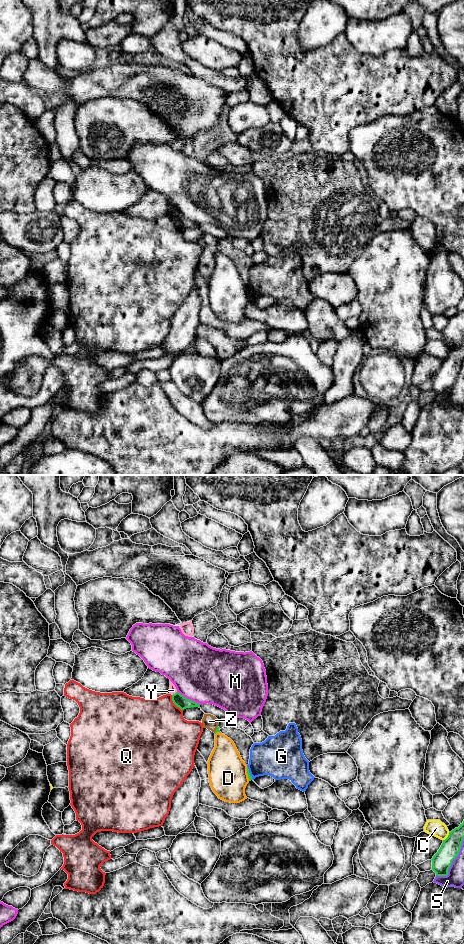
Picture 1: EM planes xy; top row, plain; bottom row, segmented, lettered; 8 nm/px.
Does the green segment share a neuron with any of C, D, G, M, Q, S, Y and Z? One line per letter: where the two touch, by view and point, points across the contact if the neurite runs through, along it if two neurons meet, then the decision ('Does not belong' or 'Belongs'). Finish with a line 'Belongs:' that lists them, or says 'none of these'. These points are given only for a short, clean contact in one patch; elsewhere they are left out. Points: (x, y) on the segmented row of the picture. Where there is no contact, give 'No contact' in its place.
C: Touches green at xy (448, 836). Boundary: xy (449, 832), (443, 840). Does not belong
D: Touches green at xy (247, 773). Does not belong
G: Touches green at xy (249, 773). Does not belong
M: Touches green at xy (188, 699). Does not belong
Q: Touches green at xy (174, 703). Boundary: xy (171, 695), (171, 700), (182, 710). Does not belong
S: Touches green at xy (451, 862). Does not belong
Y: Touches green at xy (175, 693). Boundary: xy (176, 691), (172, 695). Does not belong
Z: Touches green at xy (216, 729). Boundary: xy (217, 726), (214, 732). Does not belong
Belongs: none of these

